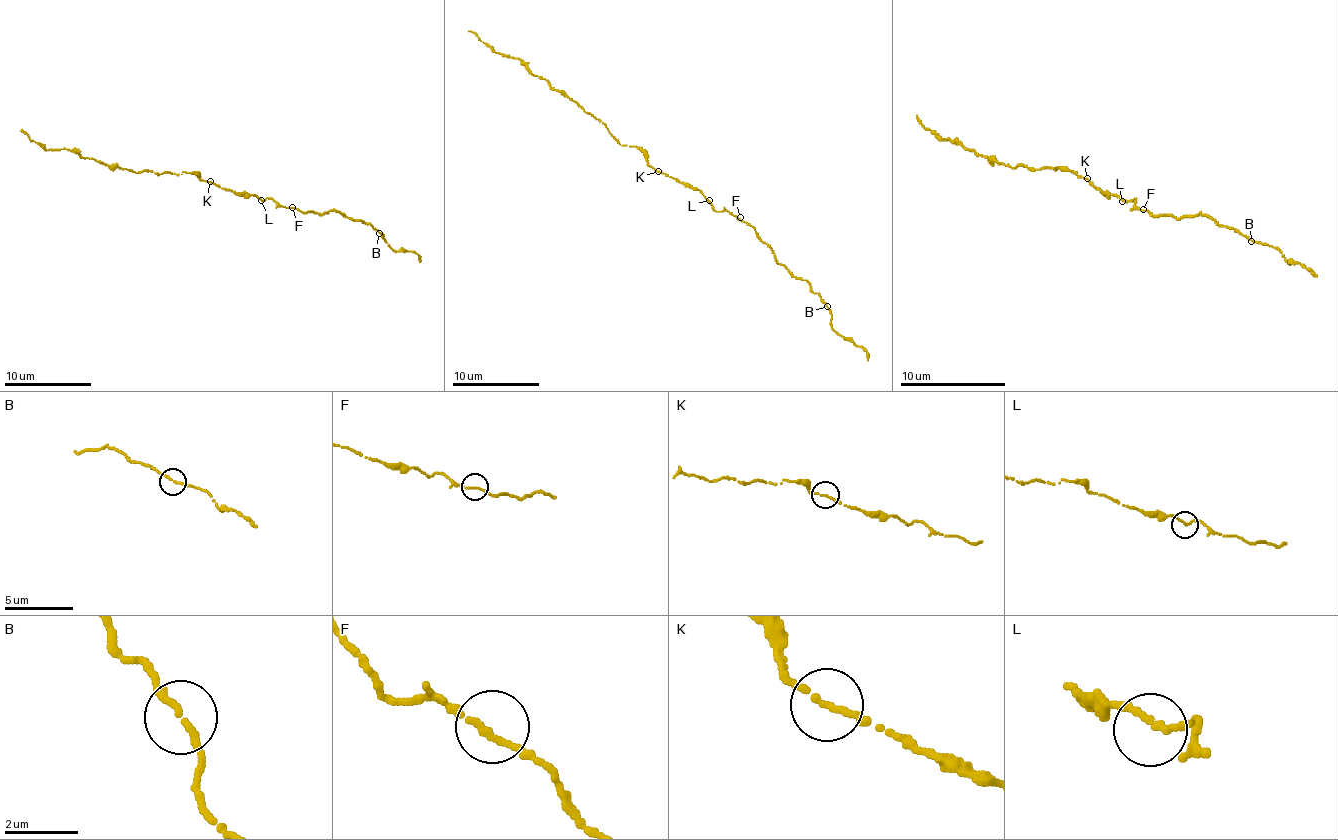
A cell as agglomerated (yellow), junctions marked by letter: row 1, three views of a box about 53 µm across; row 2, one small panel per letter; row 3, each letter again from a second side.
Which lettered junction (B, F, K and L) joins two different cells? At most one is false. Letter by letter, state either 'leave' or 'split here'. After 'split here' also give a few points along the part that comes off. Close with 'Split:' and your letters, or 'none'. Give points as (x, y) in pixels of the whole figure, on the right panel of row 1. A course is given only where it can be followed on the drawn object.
B: leave
F: leave
K: leave
L: leave
Split: none

